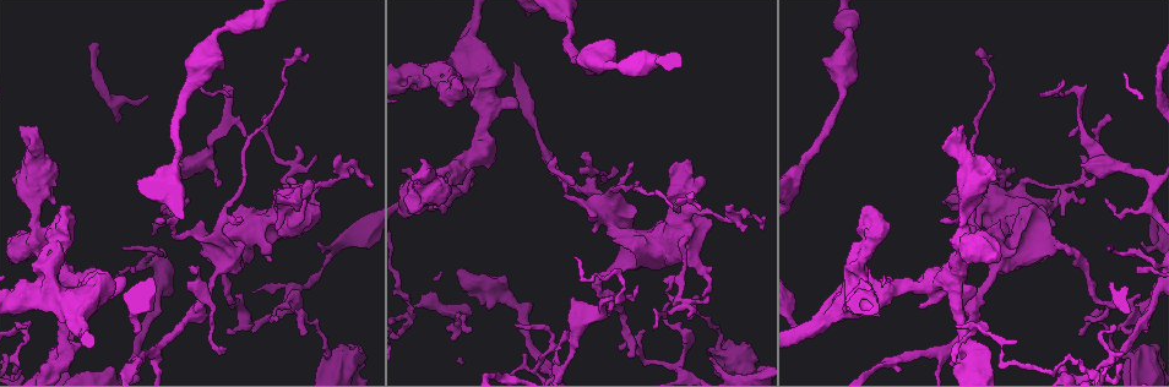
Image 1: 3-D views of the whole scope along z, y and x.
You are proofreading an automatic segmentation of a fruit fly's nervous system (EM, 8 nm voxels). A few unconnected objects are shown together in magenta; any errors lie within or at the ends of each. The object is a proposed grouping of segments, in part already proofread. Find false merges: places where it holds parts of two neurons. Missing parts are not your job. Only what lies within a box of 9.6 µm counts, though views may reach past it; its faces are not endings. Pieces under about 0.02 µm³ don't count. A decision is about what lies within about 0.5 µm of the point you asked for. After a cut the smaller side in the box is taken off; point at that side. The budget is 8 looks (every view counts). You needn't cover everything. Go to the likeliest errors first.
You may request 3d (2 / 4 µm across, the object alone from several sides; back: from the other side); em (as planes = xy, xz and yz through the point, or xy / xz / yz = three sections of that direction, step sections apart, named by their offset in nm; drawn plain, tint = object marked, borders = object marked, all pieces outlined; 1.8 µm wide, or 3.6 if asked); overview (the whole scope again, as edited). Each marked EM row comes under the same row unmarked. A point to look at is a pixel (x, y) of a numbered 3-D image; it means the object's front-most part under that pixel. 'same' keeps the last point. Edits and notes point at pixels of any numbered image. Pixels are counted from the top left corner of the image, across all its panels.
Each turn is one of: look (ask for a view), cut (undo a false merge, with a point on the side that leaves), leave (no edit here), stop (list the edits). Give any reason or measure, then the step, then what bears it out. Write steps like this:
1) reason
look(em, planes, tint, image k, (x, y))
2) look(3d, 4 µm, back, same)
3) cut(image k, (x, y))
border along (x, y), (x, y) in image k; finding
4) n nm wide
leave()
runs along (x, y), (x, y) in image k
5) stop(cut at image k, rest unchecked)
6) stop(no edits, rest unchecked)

sudden change in width
look(3d, 4 µm, image 1, (851, 283))

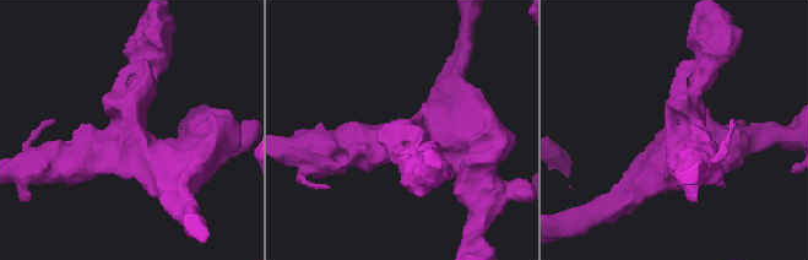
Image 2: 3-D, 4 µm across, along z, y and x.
now the EM
look(em, 3.6 µm, planes, tint, image 2, (679, 134))

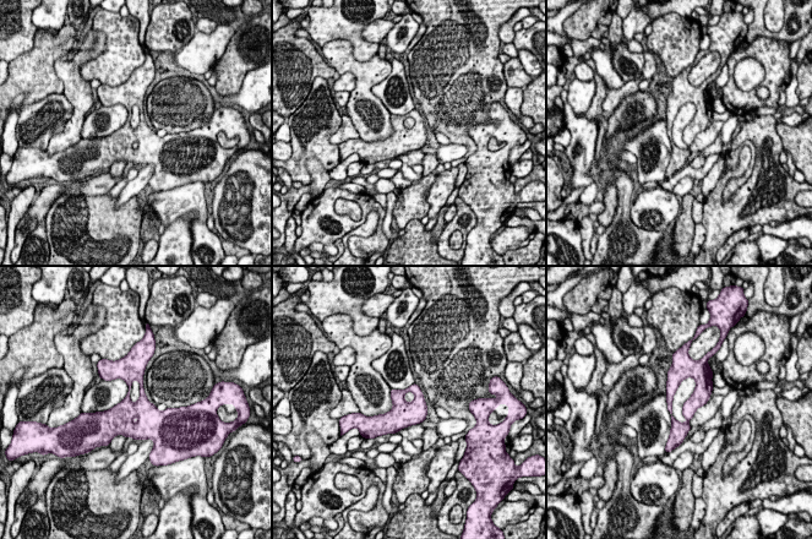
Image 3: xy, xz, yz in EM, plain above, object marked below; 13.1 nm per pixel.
leave()
runs along (682, 368), (670, 391), (676, 437) in image 3; all the same neuron

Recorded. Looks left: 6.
abrupt turn
look(em, xy, step 16, tint, image 1, (1009, 199))

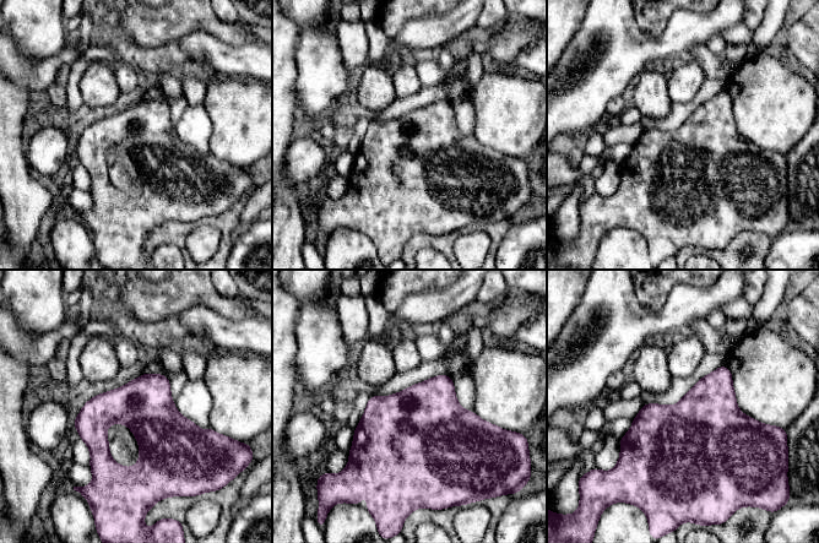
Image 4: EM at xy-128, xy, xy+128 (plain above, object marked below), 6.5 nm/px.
look(em, planes, tint, same)

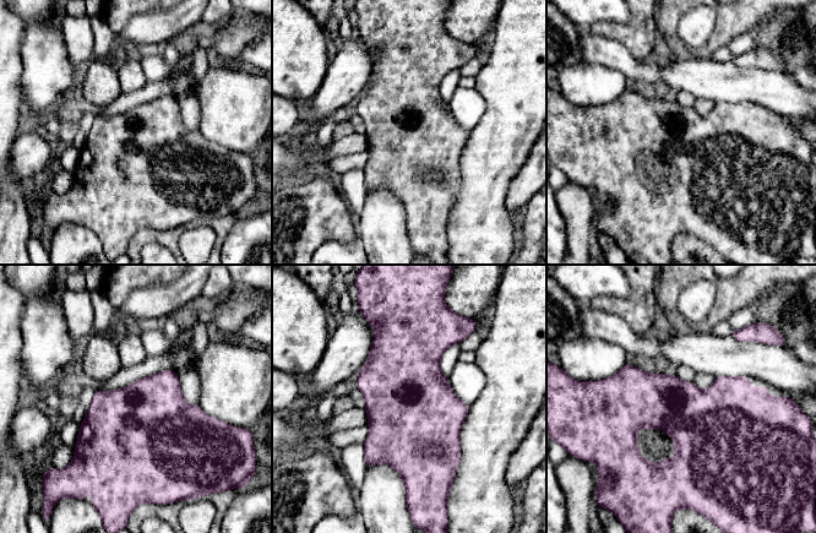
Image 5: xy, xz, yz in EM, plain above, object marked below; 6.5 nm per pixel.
leave()
continuous, no second neuron

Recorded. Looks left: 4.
look(em, planes, tint, image 1, (67, 278))

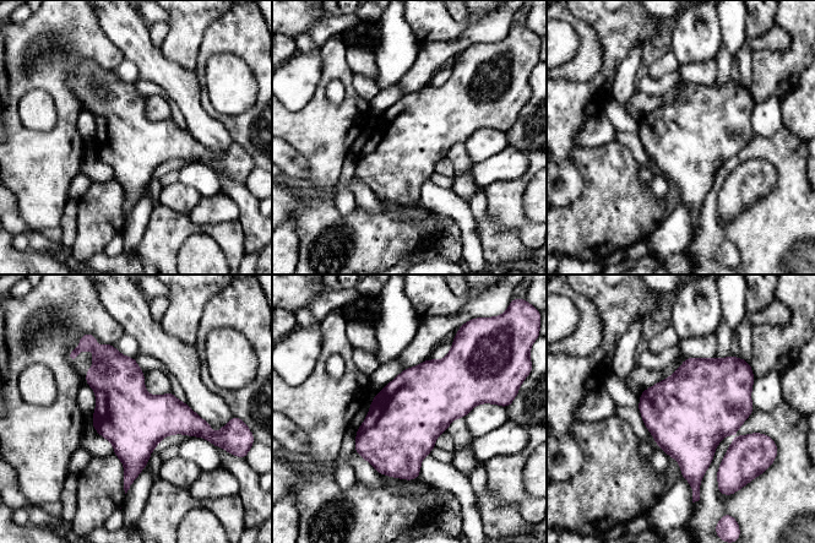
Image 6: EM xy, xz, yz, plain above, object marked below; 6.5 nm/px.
leave()
continuous, no second neuron

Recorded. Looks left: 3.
stop(no edits, rest unchecked)

